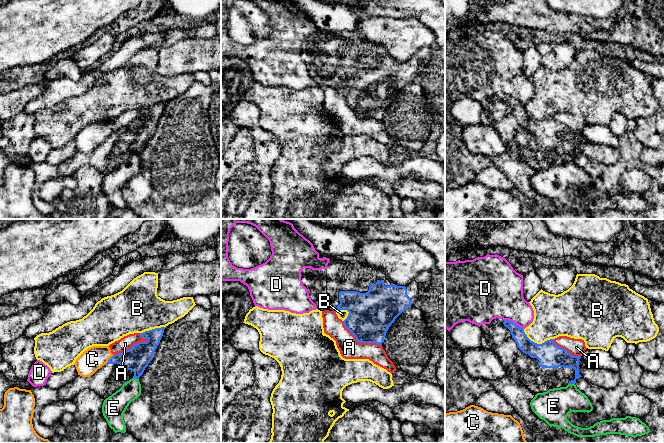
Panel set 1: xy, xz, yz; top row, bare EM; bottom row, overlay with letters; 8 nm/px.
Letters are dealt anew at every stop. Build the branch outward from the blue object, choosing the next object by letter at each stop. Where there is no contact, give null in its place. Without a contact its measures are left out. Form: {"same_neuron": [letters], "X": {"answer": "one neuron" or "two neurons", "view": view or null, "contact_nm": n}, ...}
{"same_neuron": [], "A": {"answer": "two neurons", "view": "xy", "contact_nm": 320}, "B": {"answer": "two neurons", "view": "yz", "contact_nm": 260}, "C": {"answer": "two neurons", "view": "xy", "contact_nm": 90}, "D": {"answer": "two neurons", "view": "yz", "contact_nm": 180}, "E": {"answer": "two neurons", "view": "yz", "contact_nm": 60}}

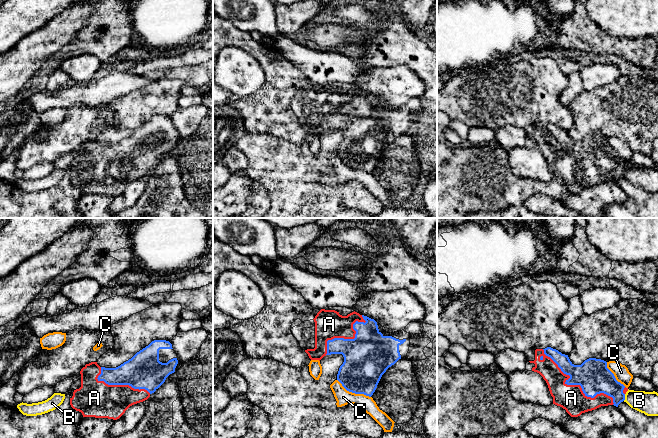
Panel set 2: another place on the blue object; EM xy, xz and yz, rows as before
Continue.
{"same_neuron": ["A"], "A": {"answer": "one neuron", "view": "yz", "contact_nm": 750}, "B": {"answer": "two neurons", "view": "yz", "contact_nm": 60}, "C": {"answer": "two neurons", "view": "xz", "contact_nm": 300}}

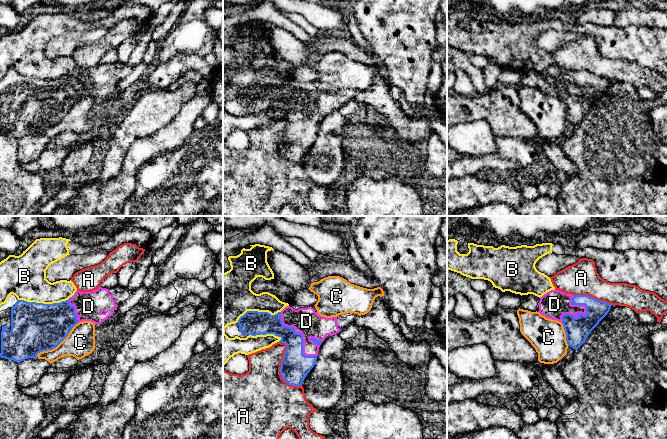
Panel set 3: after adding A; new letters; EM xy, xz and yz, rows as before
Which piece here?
{"same_neuron": ["D"], "A": {"answer": "two neurons", "view": "xz", "contact_nm": 400}, "B": {"answer": "two neurons", "view": "xy", "contact_nm": 420}, "C": {"answer": "two neurons", "view": "xy", "contact_nm": 440}, "D": {"answer": "one neuron", "view": "xz", "contact_nm": 460}}

